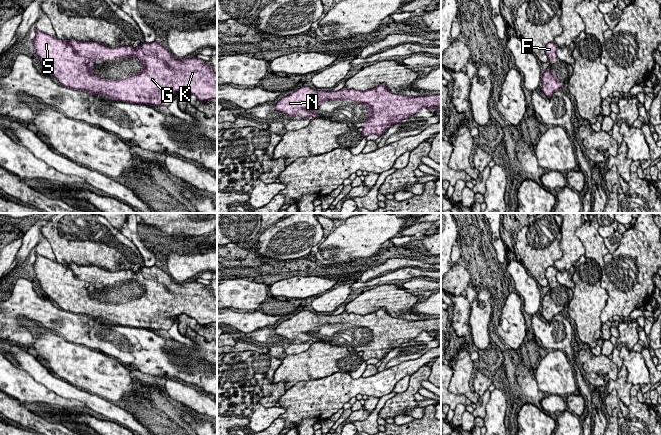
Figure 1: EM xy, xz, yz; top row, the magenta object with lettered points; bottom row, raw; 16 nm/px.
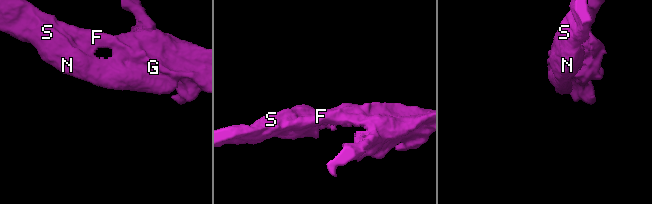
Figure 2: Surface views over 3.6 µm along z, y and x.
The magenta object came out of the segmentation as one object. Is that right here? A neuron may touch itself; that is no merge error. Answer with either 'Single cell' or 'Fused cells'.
Single cell

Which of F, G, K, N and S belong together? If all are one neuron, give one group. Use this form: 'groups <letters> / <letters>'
groups F G K N S

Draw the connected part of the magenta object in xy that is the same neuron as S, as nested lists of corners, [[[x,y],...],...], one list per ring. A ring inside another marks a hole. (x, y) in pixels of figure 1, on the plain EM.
[[[36,253],[33,271],[47,297],[52,298],[63,310],[82,314],[90,319],[99,318],[114,325],[141,327],[151,330],[169,330],[173,318],[185,314],[203,327],[217,323],[217,297],[211,289],[193,281],[176,283],[168,272],[152,266],[143,266],[140,270],[119,270],[110,272],[98,266],[84,266],[75,263],[64,264],[50,260]],[[134,281],[143,288],[143,292],[134,300],[124,303],[101,303],[93,298],[93,288],[97,284],[125,283]]]

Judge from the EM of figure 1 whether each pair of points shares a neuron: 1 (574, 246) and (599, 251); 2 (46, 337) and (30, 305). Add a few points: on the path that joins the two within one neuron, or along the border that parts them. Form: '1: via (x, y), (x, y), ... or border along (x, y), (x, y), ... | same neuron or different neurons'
1: border along (580, 225), (575, 235), (583, 245), (585, 254) | different neurons
2: border along (30, 321), (34, 322) | different neurons

